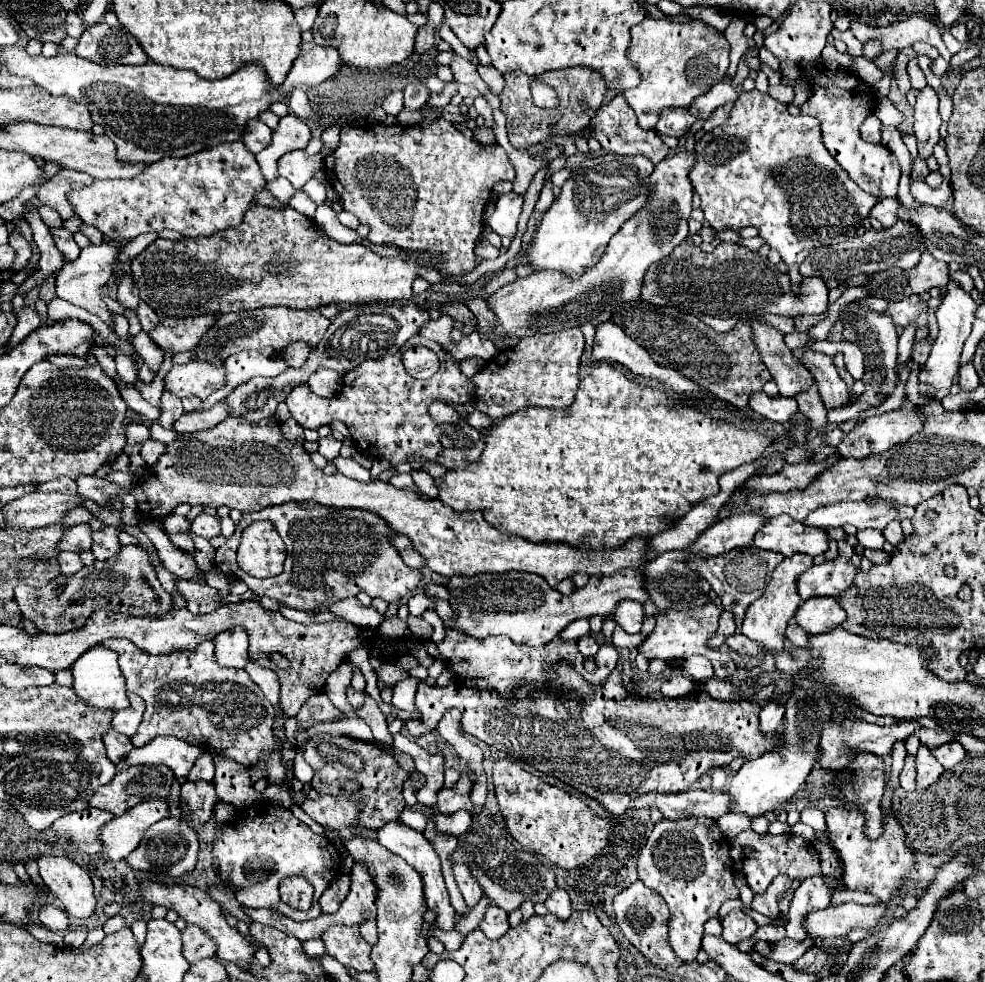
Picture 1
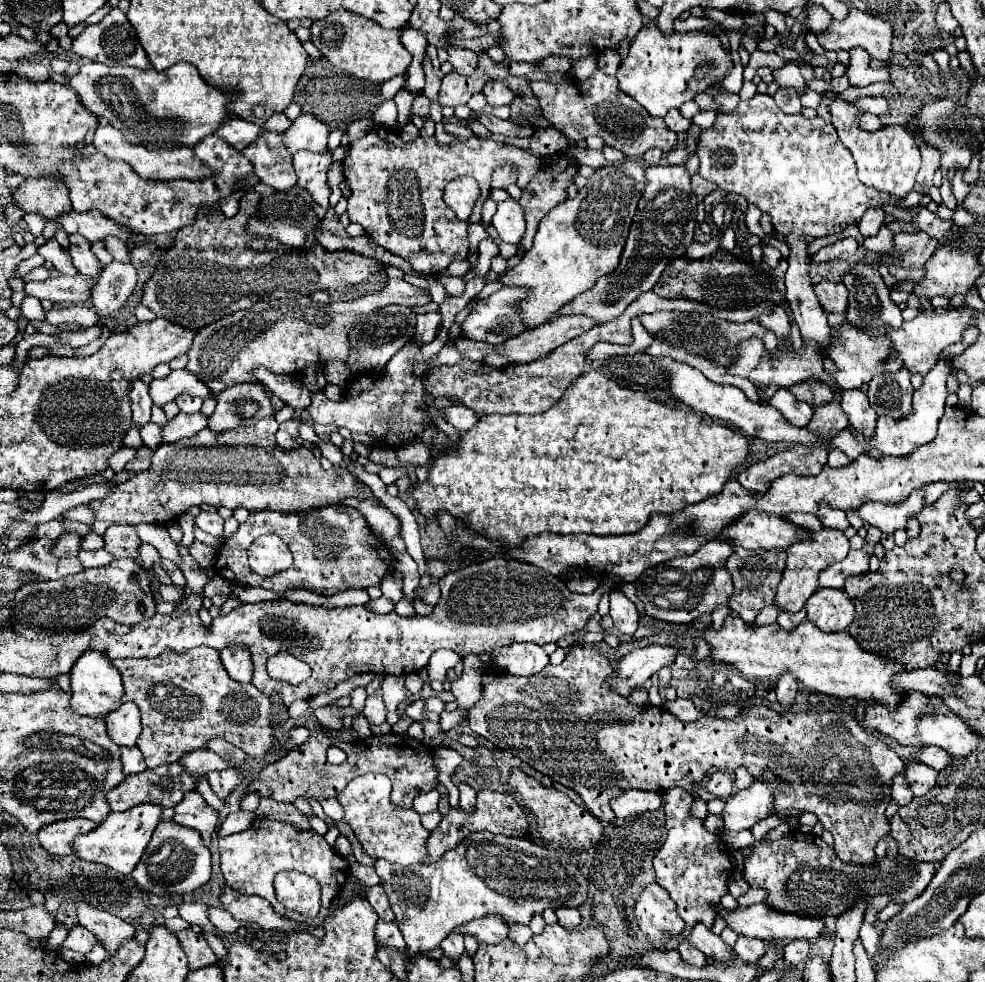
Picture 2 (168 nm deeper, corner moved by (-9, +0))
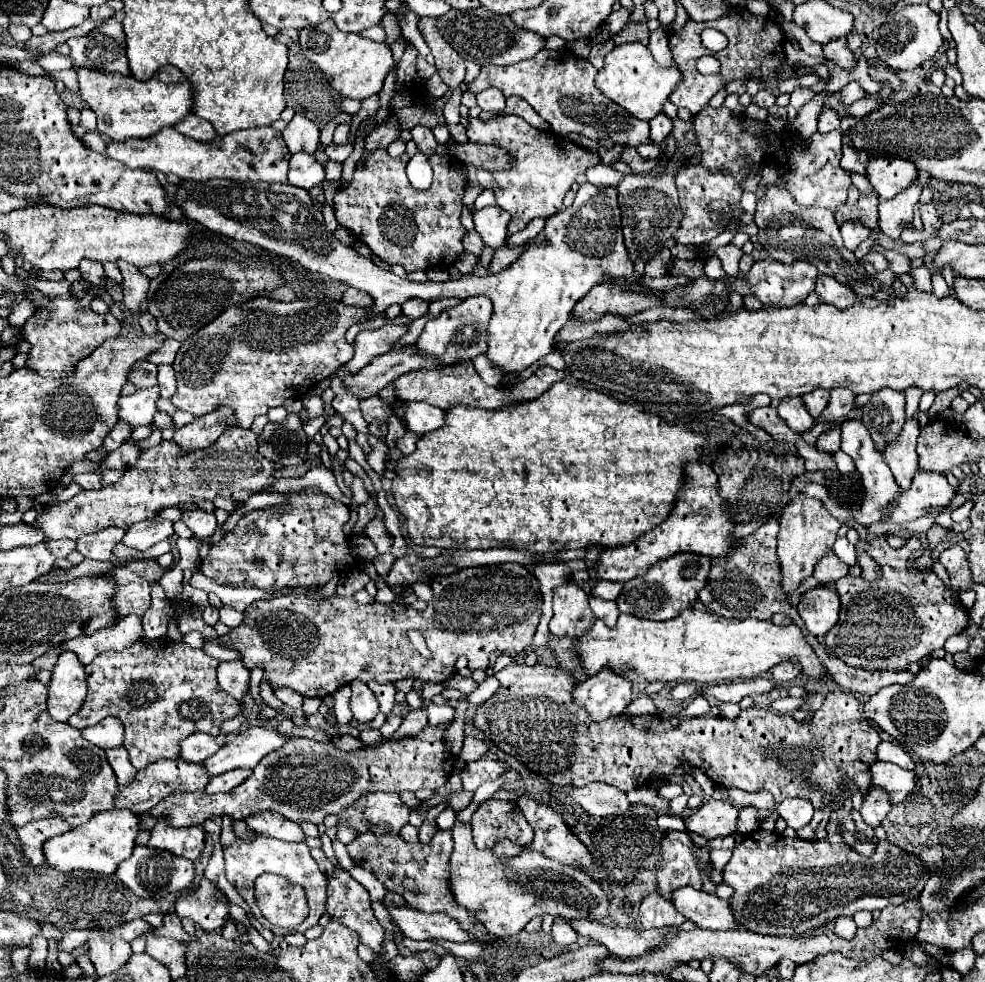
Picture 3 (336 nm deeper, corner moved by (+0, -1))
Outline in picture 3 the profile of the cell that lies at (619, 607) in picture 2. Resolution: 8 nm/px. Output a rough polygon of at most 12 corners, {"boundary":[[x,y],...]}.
{"boundary":[[591,596],[595,618],[615,626],[619,610],[615,602]]}

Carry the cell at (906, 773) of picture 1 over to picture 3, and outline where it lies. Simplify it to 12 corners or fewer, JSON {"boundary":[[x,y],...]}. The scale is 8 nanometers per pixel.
{"boundary":[[869,790],[861,818],[877,828],[891,810],[883,790]]}

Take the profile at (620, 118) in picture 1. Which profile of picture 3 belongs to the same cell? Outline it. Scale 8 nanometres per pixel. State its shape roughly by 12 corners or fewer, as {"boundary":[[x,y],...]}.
{"boundary":[[567,50],[481,66],[467,90],[527,100],[561,136],[649,142]]}

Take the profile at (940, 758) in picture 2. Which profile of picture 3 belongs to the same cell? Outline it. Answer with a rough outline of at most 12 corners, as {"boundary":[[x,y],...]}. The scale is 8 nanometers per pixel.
{"boundary":[[893,742],[877,746],[877,760],[915,768],[911,756]]}

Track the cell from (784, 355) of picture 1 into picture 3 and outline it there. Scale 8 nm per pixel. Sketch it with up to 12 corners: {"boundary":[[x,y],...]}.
{"boundary":[[811,392],[801,398],[813,418],[829,404],[829,392]]}

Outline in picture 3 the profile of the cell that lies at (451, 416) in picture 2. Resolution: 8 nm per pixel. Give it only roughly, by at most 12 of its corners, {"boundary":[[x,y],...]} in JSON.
{"boundary":[[403,402],[401,424],[419,436],[443,426],[445,412]]}

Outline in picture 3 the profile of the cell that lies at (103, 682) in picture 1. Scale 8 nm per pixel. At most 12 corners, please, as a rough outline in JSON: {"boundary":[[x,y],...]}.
{"boundary":[[63,652],[51,672],[47,714],[67,722],[87,696],[85,666]]}

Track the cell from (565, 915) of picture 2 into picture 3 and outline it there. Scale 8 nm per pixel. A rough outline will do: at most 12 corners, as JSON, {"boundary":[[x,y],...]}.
{"boundary":[[555,918],[553,940],[559,948],[575,944],[567,920]]}

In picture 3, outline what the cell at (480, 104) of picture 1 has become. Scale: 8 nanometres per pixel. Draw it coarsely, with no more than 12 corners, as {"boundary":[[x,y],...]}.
{"boundary":[[519,116],[471,118],[469,142],[493,144],[511,170],[491,190],[507,234],[563,210],[591,150]]}

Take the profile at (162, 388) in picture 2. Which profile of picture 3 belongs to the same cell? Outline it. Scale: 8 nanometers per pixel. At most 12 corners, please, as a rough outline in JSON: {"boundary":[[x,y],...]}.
{"boundary":[[159,388],[119,398],[119,422],[153,422]]}

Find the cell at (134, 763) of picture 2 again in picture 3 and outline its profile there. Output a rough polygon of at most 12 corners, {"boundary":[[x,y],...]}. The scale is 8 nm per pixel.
{"boundary":[[123,746],[107,750],[107,760],[117,776],[119,788],[133,780],[131,766]]}

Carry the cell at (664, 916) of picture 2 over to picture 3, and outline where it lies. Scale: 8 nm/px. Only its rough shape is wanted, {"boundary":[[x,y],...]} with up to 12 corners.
{"boundary":[[653,892],[643,898],[643,928],[679,926],[685,918],[669,900]]}

